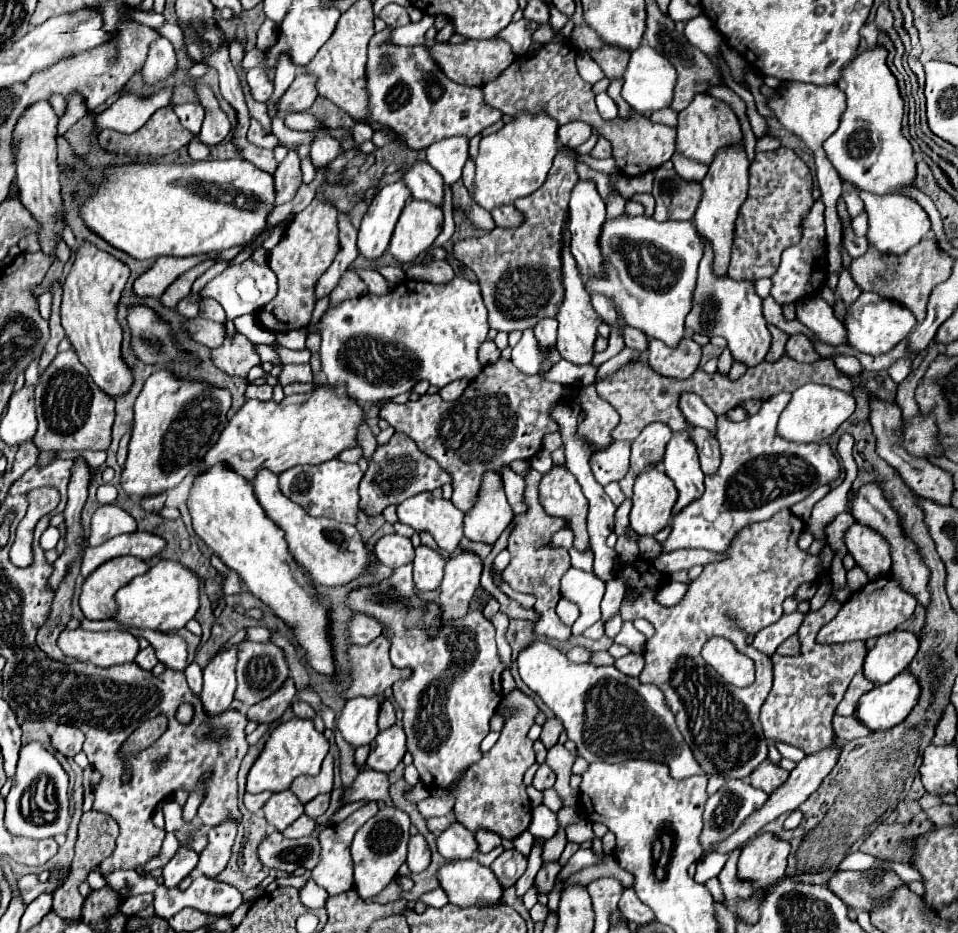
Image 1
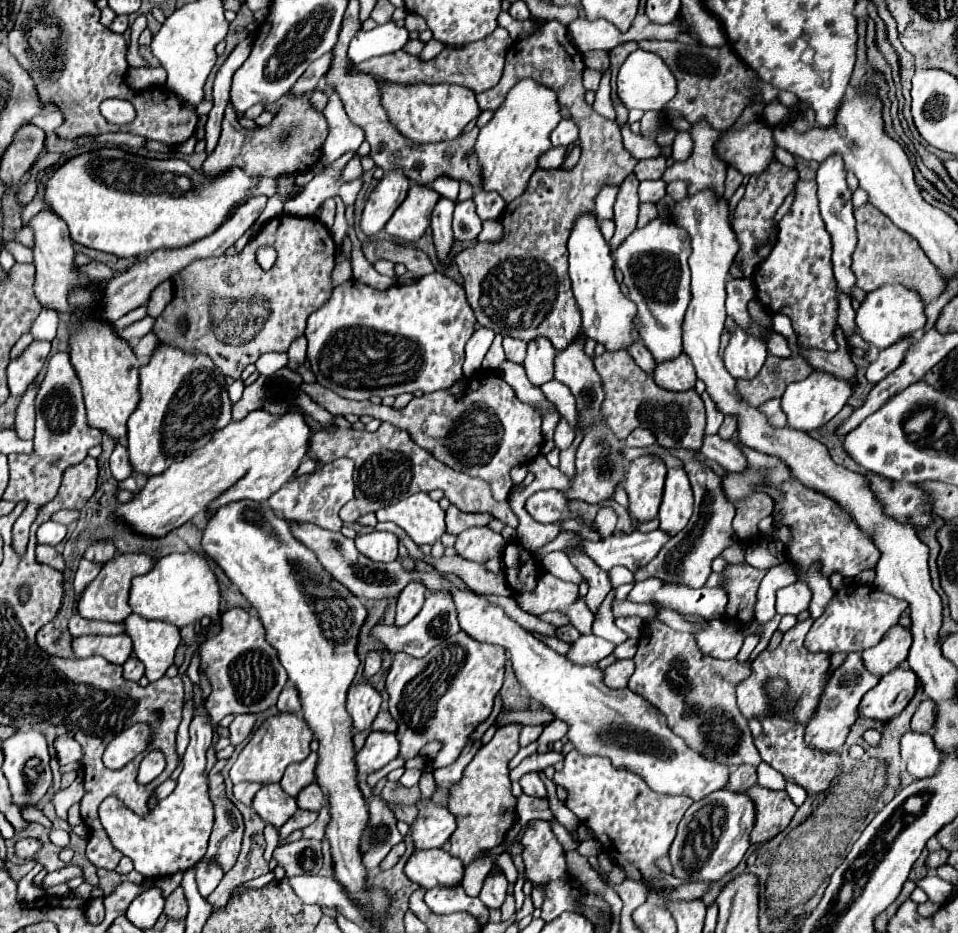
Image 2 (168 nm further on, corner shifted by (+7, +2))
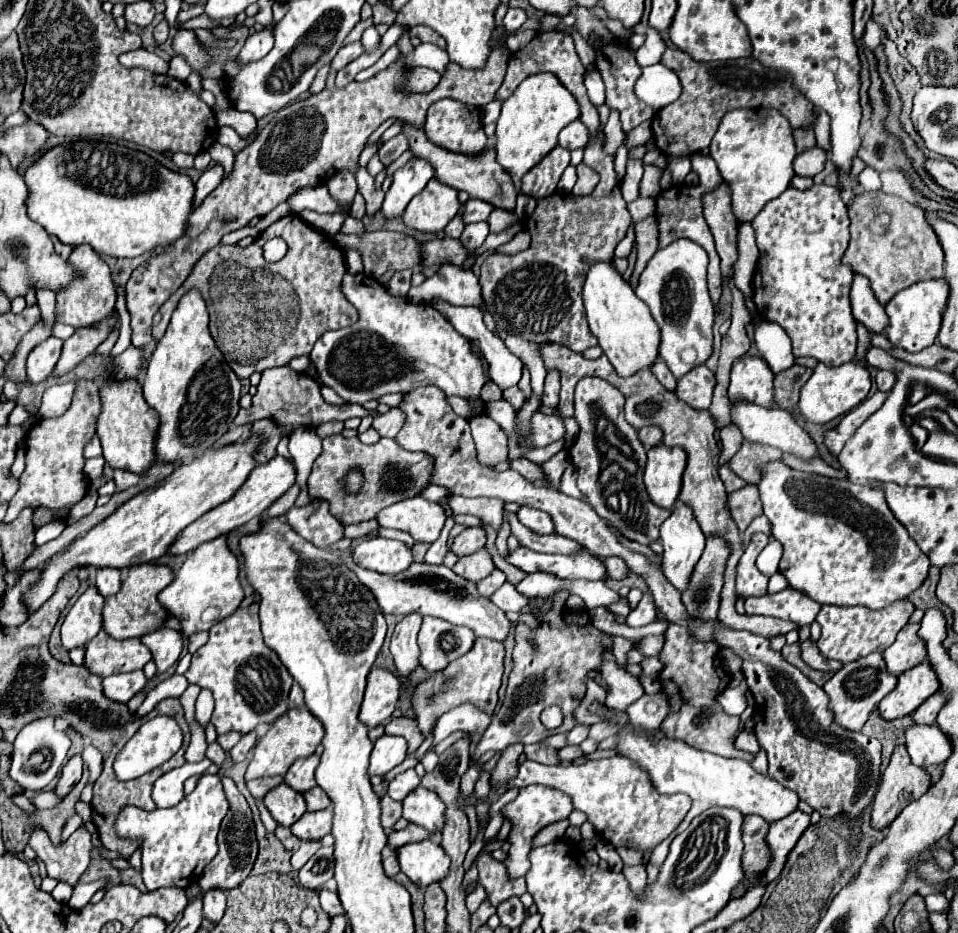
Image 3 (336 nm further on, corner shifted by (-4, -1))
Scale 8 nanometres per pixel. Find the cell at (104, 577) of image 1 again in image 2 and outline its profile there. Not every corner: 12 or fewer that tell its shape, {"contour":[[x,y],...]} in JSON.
{"contour":[[146,554],[110,560],[82,594],[86,620],[122,622],[132,614],[134,576],[154,566]]}

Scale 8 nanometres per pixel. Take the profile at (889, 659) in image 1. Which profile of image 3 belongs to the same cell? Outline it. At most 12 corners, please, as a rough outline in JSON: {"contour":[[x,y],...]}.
{"contour":[[907,623],[883,651],[895,677],[925,661],[919,625]]}

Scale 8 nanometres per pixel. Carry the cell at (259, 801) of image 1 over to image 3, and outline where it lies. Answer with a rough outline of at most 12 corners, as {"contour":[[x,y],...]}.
{"contour":[[283,777],[247,781],[253,799],[263,799],[267,791],[283,783]]}

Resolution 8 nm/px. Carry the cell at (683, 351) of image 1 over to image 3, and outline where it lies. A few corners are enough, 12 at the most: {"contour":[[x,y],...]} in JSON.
{"contour":[[705,365],[677,379],[675,395],[691,407],[709,407],[715,375]]}

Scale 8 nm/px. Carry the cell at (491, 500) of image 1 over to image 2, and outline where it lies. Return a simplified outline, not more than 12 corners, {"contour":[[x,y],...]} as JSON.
{"contour":[[486,526],[462,532],[458,556],[480,564],[502,556],[504,538]]}

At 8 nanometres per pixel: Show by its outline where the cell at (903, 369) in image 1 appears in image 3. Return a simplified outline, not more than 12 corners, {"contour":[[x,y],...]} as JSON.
{"contour":[[879,371],[875,377],[879,391],[895,385],[895,371]]}

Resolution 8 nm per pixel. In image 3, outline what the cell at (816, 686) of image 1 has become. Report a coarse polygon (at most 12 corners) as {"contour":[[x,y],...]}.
{"contour":[[801,641],[801,659],[819,671],[839,671],[841,663],[825,659],[817,645]]}

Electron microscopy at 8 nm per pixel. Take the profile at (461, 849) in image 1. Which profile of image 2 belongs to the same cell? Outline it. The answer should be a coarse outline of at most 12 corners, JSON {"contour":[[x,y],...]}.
{"contour":[[420,798],[410,826],[416,850],[442,848],[454,832],[448,808]]}

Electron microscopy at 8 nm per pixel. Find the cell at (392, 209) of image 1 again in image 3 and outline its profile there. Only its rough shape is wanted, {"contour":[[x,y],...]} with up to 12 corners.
{"contour":[[413,157],[395,171],[381,213],[401,217],[433,179],[433,167]]}

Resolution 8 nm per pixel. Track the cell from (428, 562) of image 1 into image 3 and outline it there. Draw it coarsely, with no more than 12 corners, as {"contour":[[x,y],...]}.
{"contour":[[405,615],[391,637],[401,675],[417,667],[421,615]]}

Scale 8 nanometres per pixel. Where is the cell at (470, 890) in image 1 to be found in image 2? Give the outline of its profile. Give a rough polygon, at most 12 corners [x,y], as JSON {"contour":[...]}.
{"contour":[[444,848],[414,850],[404,874],[422,888],[456,886],[462,862]]}

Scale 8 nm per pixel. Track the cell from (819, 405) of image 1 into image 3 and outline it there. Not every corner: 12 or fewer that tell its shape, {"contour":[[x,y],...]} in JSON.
{"contour":[[819,363],[801,389],[809,423],[829,423],[871,389],[857,363]]}

